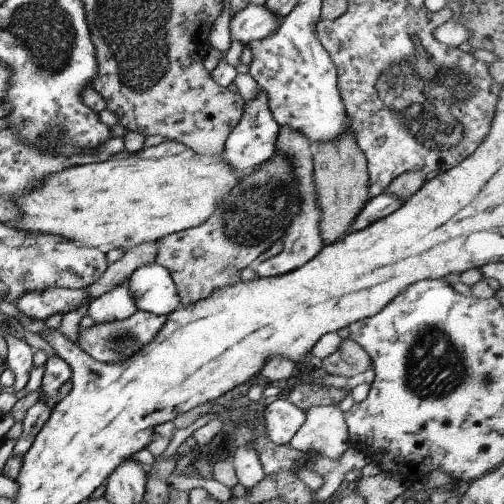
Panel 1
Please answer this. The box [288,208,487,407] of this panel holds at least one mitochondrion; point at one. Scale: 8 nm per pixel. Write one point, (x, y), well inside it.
(432, 360)

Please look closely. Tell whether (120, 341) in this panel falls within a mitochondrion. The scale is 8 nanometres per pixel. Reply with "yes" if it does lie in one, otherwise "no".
yes

